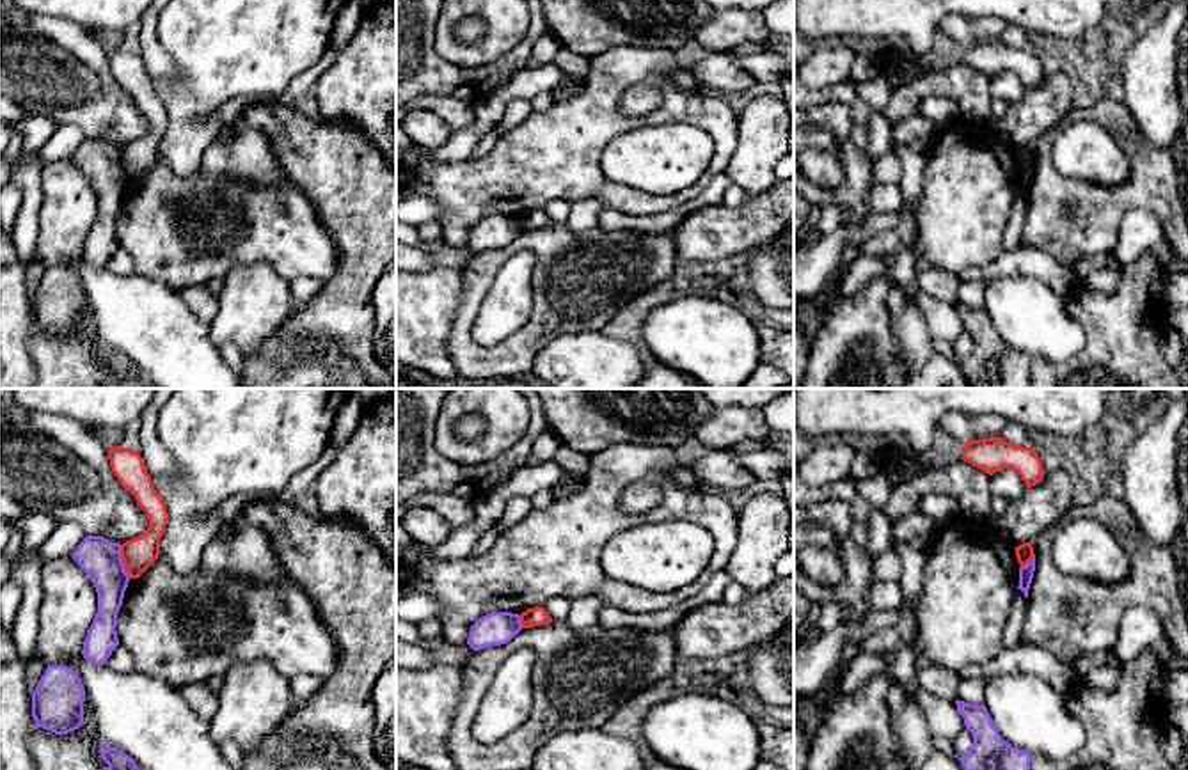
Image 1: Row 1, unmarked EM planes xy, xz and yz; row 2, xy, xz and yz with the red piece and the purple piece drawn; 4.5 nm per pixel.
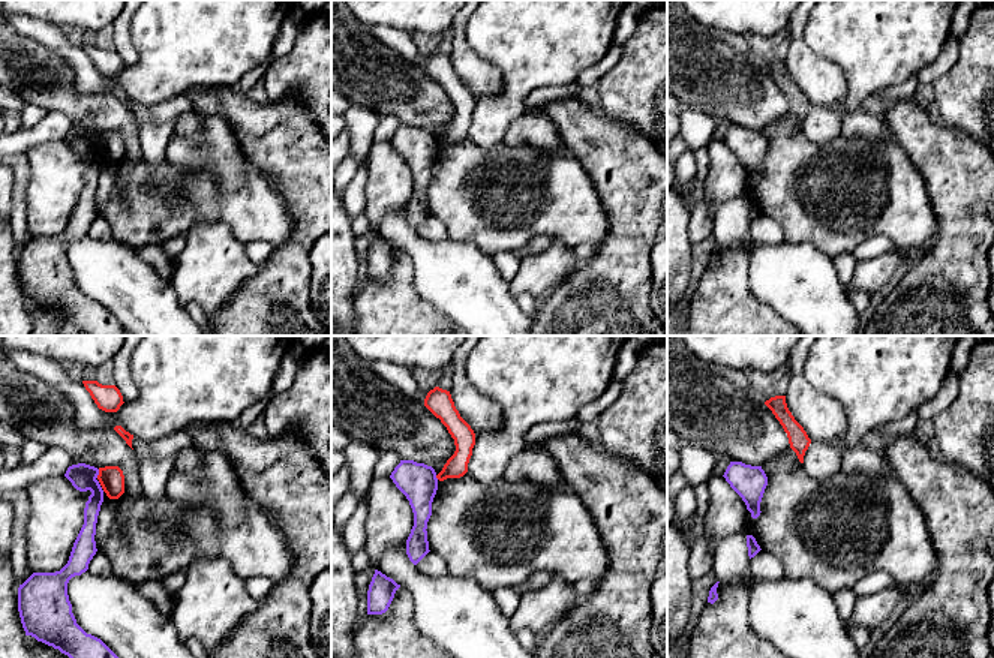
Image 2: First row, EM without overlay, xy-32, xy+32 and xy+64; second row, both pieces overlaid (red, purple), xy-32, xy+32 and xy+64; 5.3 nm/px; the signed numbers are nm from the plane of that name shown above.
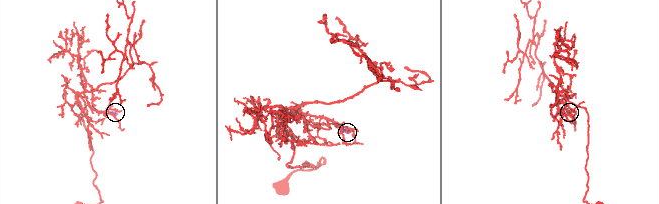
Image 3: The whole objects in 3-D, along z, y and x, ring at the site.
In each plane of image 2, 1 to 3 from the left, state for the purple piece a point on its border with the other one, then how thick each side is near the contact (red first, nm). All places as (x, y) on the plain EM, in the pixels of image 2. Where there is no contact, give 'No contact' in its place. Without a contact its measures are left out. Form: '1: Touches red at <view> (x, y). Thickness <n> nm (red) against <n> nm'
1: Touches red at xy-32 (99, 138). Thickness 140 nm (red) against 140 nm
2: Touches red at xy+32 (437, 141). Thickness 120 nm (red) against 200 nm
3: No contact

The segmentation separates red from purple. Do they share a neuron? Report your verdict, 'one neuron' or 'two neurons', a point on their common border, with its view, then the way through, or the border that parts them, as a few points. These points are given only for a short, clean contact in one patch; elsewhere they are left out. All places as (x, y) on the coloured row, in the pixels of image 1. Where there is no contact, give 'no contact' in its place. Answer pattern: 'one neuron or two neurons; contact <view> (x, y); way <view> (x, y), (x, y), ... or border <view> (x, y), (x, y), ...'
two neurons; contact xy (123, 561); border xy (119, 545), (123, 568), (130, 577)

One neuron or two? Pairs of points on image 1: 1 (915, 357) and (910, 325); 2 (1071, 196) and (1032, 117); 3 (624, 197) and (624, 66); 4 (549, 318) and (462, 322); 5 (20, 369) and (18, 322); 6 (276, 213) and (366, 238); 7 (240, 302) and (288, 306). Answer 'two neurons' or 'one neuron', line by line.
1: one neuron
2: two neurons
3: one neuron
4: one neuron
5: one neuron
6: two neurons
7: one neuron

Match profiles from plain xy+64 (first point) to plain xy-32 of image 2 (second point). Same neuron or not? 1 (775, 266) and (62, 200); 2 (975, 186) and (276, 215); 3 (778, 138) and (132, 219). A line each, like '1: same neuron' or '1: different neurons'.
1: different neurons
2: different neurons
3: same neuron

